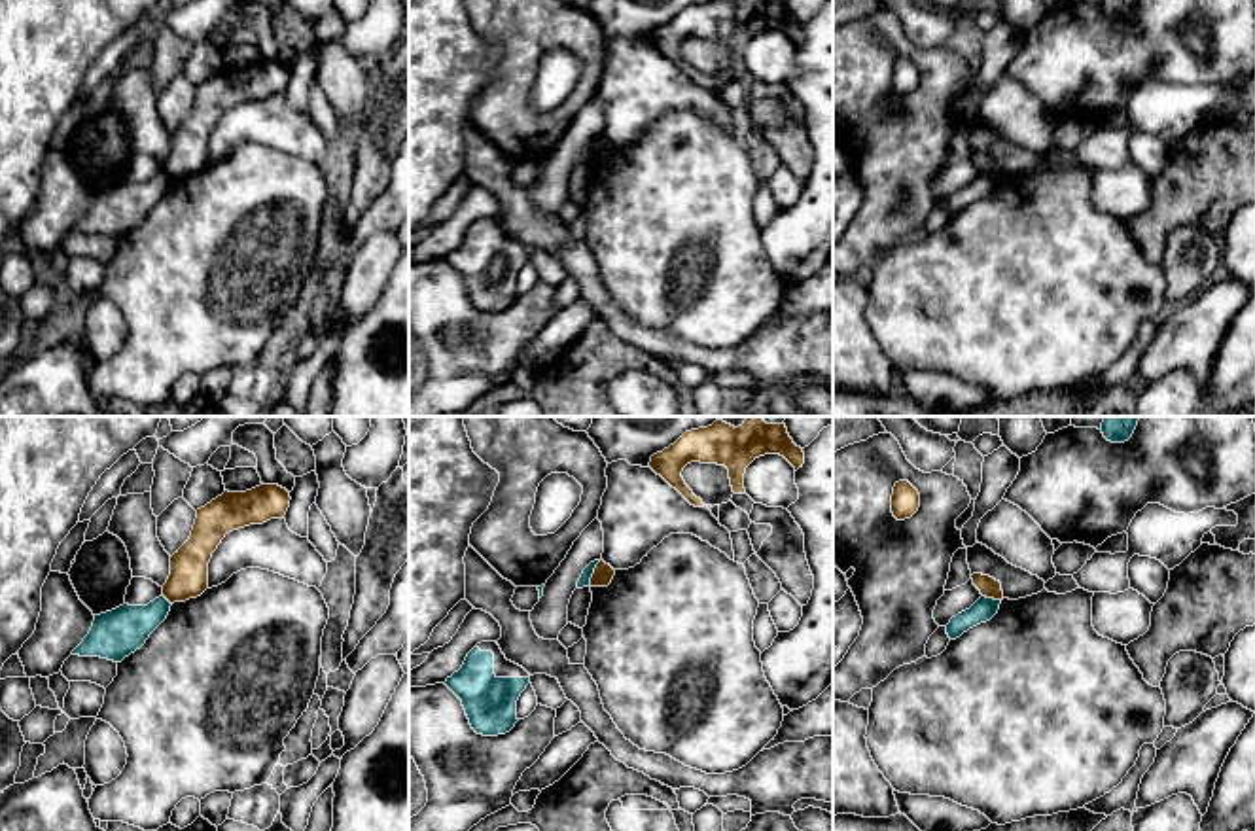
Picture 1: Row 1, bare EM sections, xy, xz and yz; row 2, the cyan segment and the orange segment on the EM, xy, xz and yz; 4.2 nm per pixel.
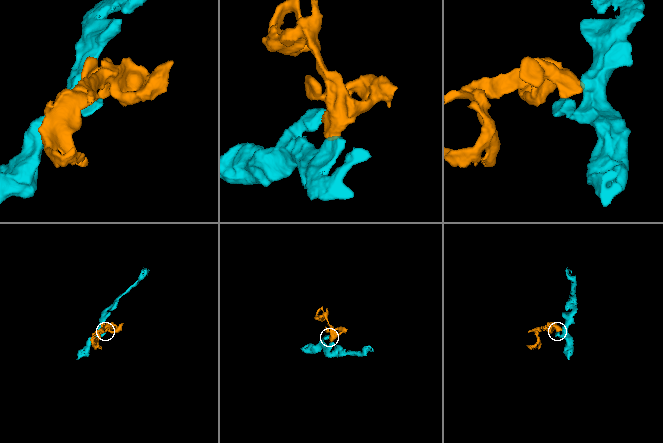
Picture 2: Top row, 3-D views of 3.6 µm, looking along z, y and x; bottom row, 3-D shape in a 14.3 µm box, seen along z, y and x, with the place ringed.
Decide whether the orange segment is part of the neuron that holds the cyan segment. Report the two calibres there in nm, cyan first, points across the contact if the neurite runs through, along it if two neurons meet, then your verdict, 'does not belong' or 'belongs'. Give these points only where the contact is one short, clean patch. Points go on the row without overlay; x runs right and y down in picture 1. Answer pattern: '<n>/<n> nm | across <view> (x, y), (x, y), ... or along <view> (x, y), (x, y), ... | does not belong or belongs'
50/90 nm | along xz (600, 135), (589, 161) | does not belong

